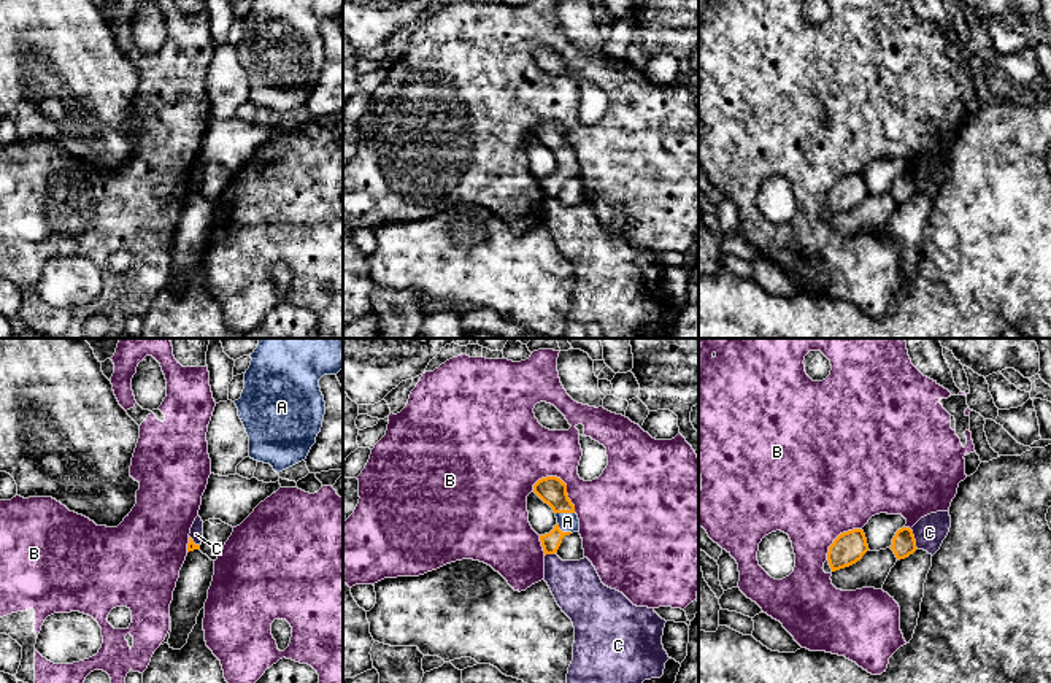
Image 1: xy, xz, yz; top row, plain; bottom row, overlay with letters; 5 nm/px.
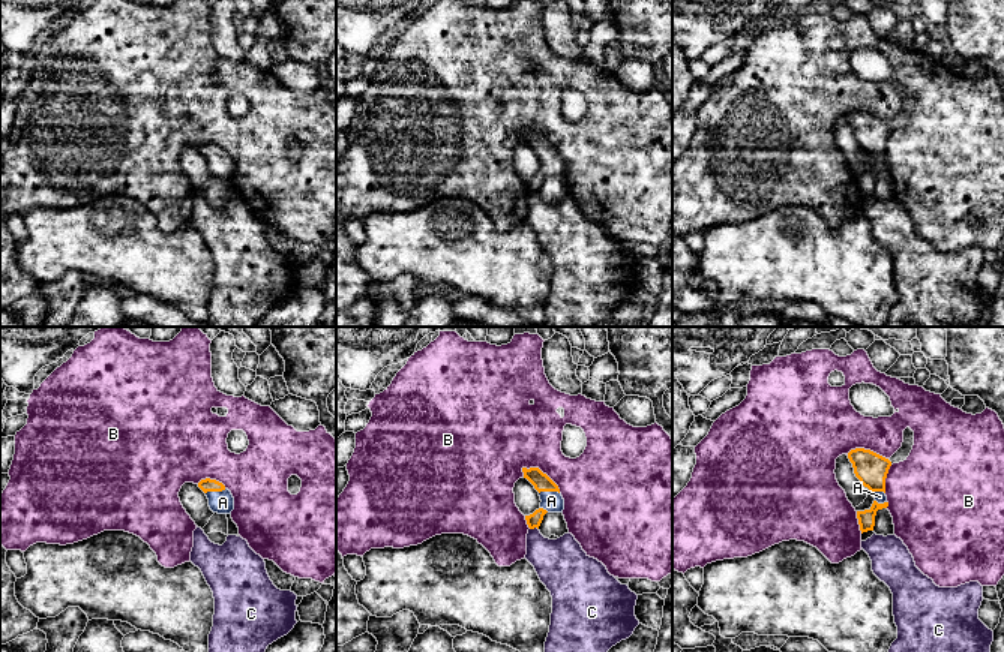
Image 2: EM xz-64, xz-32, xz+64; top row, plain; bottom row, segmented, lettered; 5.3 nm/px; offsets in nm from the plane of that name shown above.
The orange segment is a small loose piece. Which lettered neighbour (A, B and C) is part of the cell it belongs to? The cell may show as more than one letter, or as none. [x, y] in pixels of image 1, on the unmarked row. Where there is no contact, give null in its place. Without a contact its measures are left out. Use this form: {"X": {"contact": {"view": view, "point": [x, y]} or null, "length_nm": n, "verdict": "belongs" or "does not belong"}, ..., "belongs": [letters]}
{"A": {"contact": {"view": "xz", "point": [565, 156]}, "length_nm": 100, "verdict": "belongs"}, "B": {"contact": {"view": "xz", "point": [562, 126]}, "length_nm": 260, "verdict": "does not belong"}, "C": {"contact": {"view": "yz", "point": [913, 183]}, "length_nm": 110, "verdict": "does not belong"}, "belongs": ["A"]}

